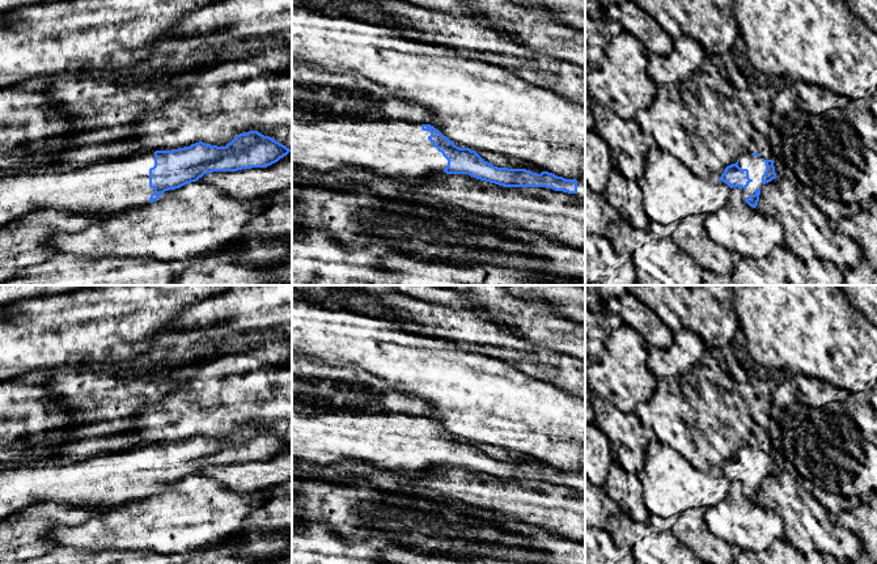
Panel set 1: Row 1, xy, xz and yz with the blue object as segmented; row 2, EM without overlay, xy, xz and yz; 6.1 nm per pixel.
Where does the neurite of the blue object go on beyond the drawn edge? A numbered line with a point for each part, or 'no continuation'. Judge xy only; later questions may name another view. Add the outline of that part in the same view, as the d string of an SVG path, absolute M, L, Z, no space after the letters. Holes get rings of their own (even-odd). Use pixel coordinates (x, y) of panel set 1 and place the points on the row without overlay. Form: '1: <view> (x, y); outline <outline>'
1: xy (107, 480); outline M144 445L68 466L0 465L0 521L38 502L51 501L79 508L110 509L149 497L149 491L154 485L149 480L149 462L153 459L154 445Z

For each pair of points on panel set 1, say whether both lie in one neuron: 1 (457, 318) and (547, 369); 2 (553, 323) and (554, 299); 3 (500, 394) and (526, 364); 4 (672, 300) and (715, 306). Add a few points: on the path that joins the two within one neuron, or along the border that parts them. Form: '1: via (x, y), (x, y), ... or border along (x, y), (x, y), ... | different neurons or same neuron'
1: via (479, 331), (509, 347), (525, 360) | same neuron
2: border along (556, 313), (571, 321) | different neurons
3: border along (494, 357), (503, 359), (519, 369), (550, 382) | different neurons
4: via (682, 302), (690, 306), (704, 306) | same neuron

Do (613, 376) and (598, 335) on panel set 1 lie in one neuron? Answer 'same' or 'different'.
same

